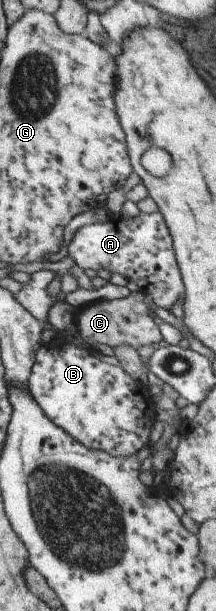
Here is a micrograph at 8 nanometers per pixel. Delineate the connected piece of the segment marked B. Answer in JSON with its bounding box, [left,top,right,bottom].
[28,339,150,456]

